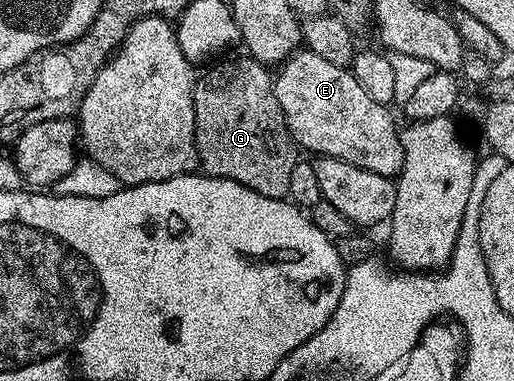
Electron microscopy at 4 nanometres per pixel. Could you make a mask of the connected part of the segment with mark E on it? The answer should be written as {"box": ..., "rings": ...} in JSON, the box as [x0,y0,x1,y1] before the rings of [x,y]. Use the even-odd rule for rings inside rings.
{"box":[274,50,406,178],"rings":[[[299,50],[277,69],[274,93],[299,149],[307,148],[318,156],[352,162],[352,166],[372,170],[372,174],[394,178],[401,172],[406,151],[400,128],[390,117],[391,109],[376,102],[376,98],[356,82],[350,68],[332,66],[332,62],[320,58],[320,54]]]}

